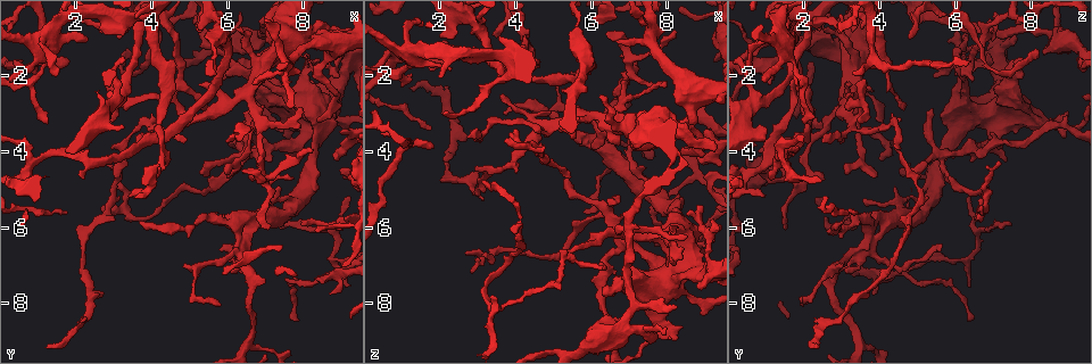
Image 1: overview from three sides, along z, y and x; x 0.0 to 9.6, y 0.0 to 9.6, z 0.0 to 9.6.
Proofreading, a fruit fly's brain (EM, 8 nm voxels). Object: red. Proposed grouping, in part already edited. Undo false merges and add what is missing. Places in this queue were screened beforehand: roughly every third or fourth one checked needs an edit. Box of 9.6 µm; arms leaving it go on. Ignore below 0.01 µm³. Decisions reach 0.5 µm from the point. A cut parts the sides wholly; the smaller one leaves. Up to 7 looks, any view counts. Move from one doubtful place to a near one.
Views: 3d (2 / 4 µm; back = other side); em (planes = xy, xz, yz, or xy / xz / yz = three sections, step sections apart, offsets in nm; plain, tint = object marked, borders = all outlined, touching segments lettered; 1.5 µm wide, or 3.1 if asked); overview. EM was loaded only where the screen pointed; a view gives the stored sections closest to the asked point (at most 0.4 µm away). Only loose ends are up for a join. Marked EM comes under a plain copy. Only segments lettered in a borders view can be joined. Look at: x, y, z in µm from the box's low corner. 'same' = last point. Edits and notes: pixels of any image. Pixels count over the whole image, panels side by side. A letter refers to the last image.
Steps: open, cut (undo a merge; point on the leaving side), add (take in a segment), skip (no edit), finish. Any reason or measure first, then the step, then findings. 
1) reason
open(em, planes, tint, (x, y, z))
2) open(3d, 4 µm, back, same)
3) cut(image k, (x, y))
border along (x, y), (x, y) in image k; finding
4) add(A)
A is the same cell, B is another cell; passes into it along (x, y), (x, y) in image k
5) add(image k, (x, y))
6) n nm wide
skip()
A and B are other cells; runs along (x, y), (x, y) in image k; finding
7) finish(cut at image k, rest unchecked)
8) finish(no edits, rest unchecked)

branch stops here
open(em, planes, tint, (8.85, 4.25, 4.05))

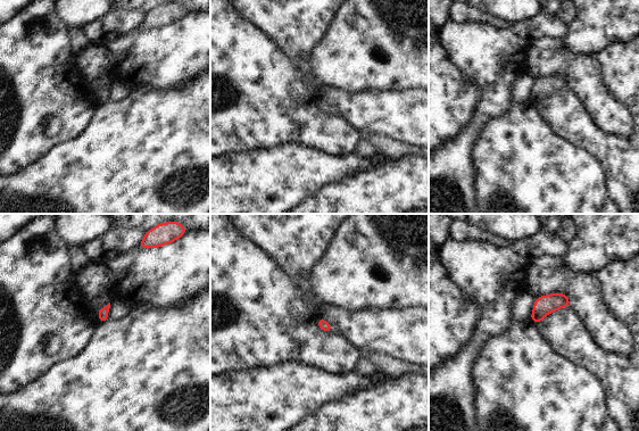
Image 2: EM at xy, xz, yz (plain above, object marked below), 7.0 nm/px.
open(em, planes, borders, same)

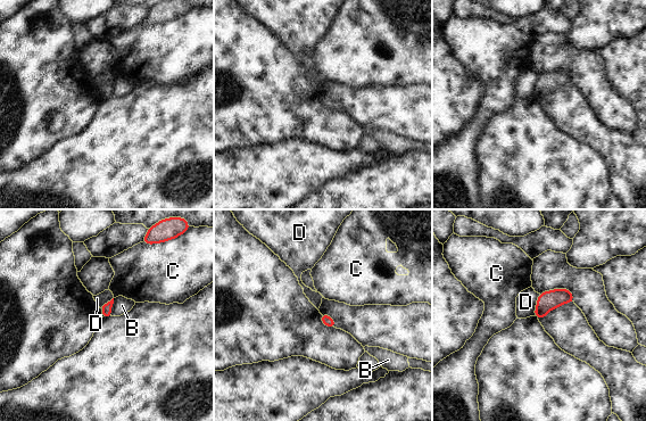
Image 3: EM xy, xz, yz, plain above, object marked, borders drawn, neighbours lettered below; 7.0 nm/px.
skip()
B, C and D are other cells; border along (539, 294), (533, 315) in image 3; none of them fits

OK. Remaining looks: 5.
a fork
open(3d, 2 µm, (9.05, 1.20, 6.25))

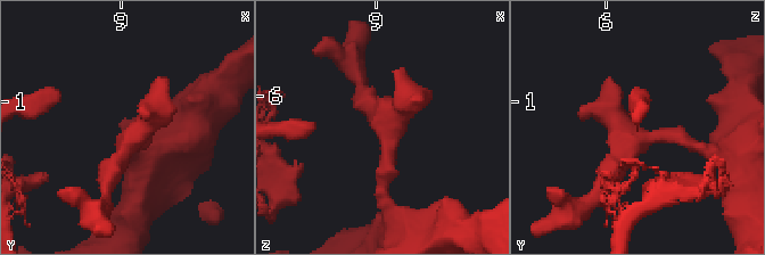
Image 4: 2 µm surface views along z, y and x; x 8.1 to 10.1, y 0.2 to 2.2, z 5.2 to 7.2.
open(em, planes, borders, (9.10, 1.26, 6.28))

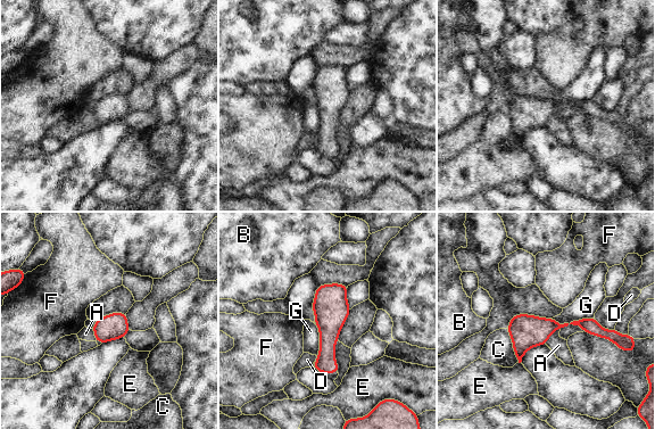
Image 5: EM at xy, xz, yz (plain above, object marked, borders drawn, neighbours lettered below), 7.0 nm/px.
G touches over 300 nm
skip()
A, B, C, D, E, F and G are other cells; border along (594, 316), (569, 323), (553, 319) in image 5; all the same cell

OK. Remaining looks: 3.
branch stops here
open(em, planes, borders, (1.30, 3.30, 2.10))

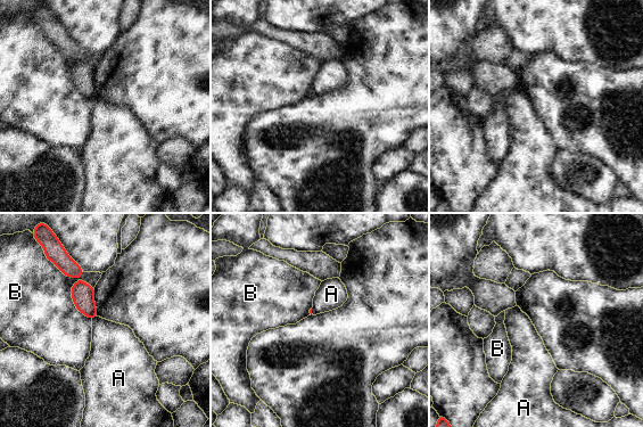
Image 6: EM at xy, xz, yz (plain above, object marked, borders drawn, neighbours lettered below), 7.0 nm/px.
skip()
A and B are other cells; border along (96, 315), (92, 320) in image 6; none of them fits

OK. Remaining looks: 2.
finish(no edits, rest unchecked)

